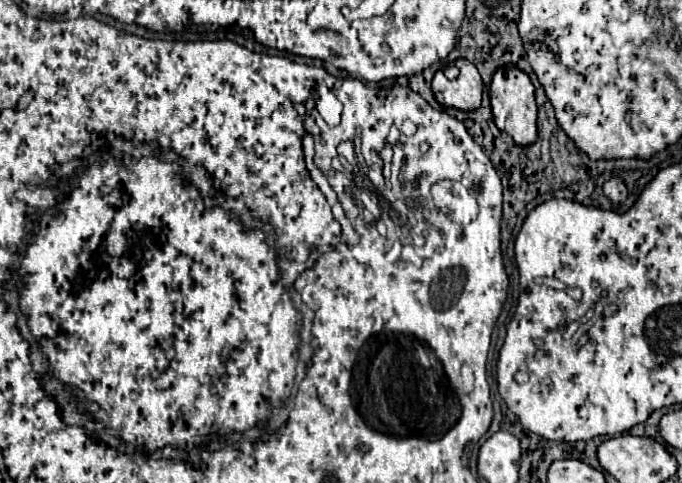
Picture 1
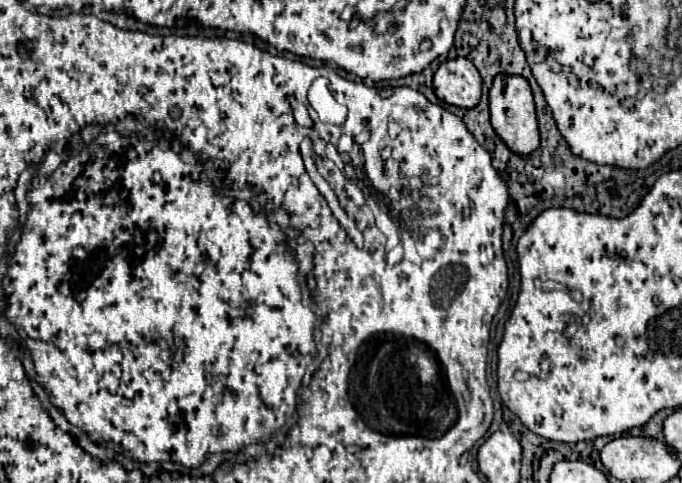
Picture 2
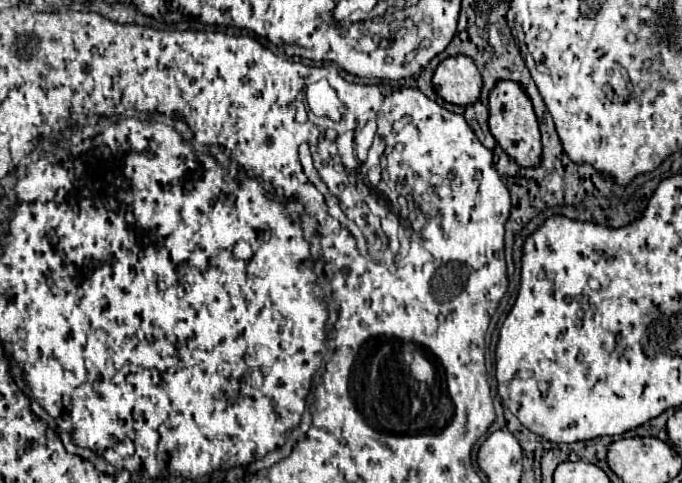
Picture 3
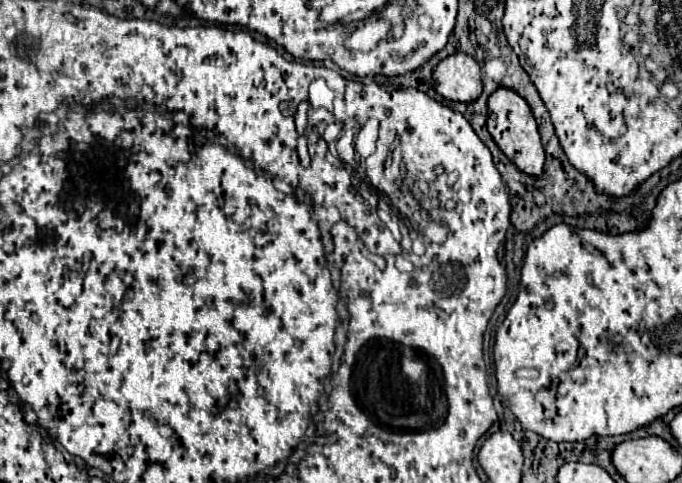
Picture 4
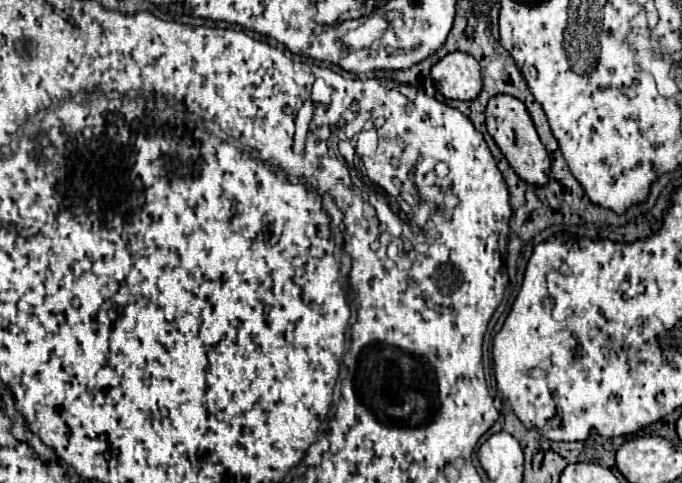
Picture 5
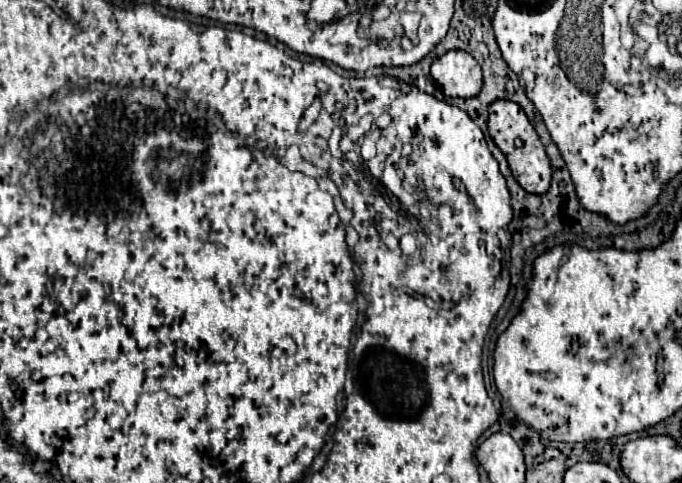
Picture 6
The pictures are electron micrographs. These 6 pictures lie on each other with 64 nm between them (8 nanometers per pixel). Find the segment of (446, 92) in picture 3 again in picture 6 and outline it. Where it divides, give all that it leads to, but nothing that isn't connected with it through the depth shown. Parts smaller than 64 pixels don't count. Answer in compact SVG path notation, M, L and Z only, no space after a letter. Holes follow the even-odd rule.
M450 50L436 58L432 62L430 76L436 80L444 96L450 98L472 98L482 88L482 70L464 50Z

